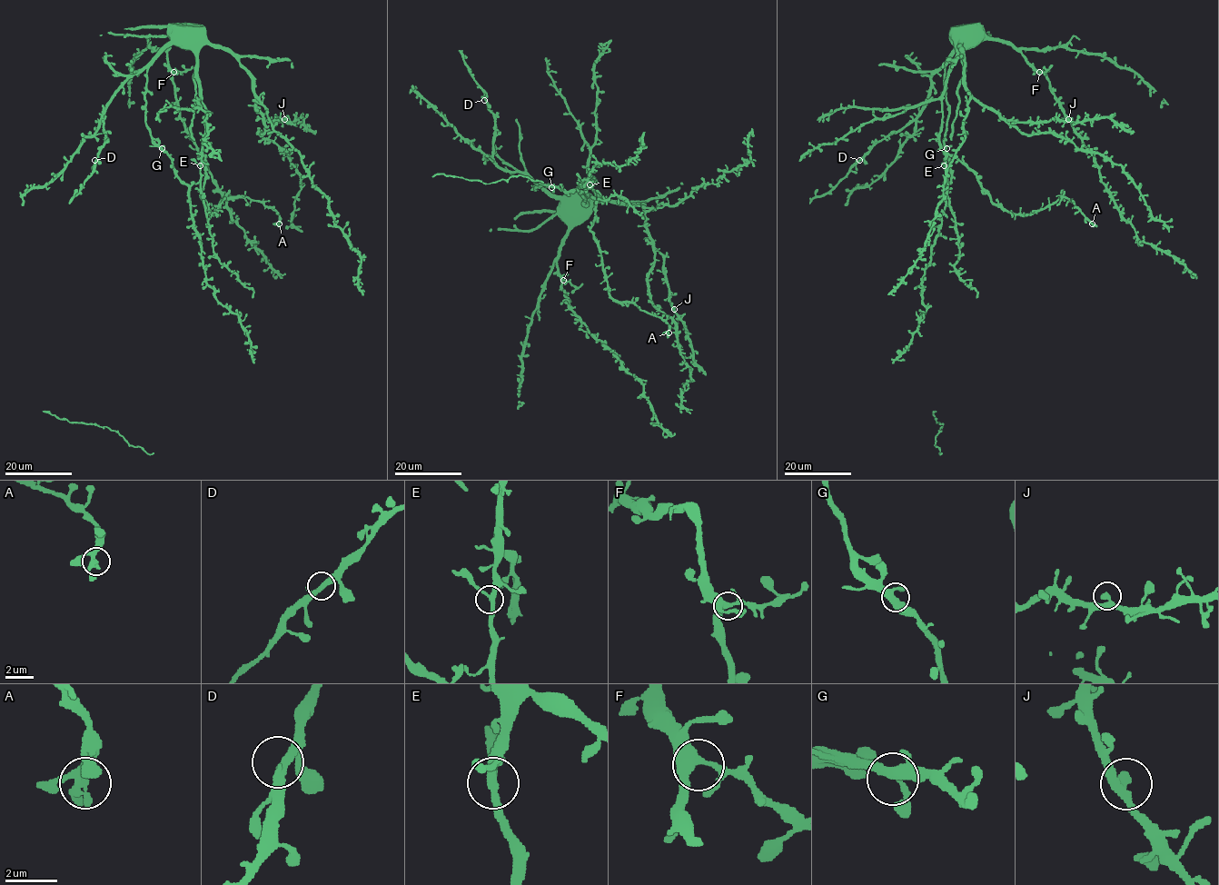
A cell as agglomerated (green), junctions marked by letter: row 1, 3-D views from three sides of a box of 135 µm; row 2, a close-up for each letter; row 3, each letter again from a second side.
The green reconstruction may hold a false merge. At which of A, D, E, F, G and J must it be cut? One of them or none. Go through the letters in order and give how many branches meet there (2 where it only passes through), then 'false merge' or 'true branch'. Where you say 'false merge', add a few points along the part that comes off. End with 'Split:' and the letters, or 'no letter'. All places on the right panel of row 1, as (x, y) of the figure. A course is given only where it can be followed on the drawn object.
A: 3 | true branch
D: 3 | true branch
E: 3 | true branch
F: 3 | true branch
G: 3 | true branch
J: 2 | true branch
Split: no letter

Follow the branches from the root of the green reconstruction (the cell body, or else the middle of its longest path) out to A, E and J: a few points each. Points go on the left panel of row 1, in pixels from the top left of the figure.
A: (162, 150), (147, 67), (178, 44), (195, 54), (205, 110), (201, 199), (213, 214), (248, 197), (279, 223)
E: (162, 150), (146, 123), (147, 67), (167, 46), (178, 44), (195, 54), (205, 110), (200, 165)
J: (162, 150), (146, 123), (146, 74), (172, 44), (225, 47), (250, 76), (259, 113), (274, 122), (284, 119)

